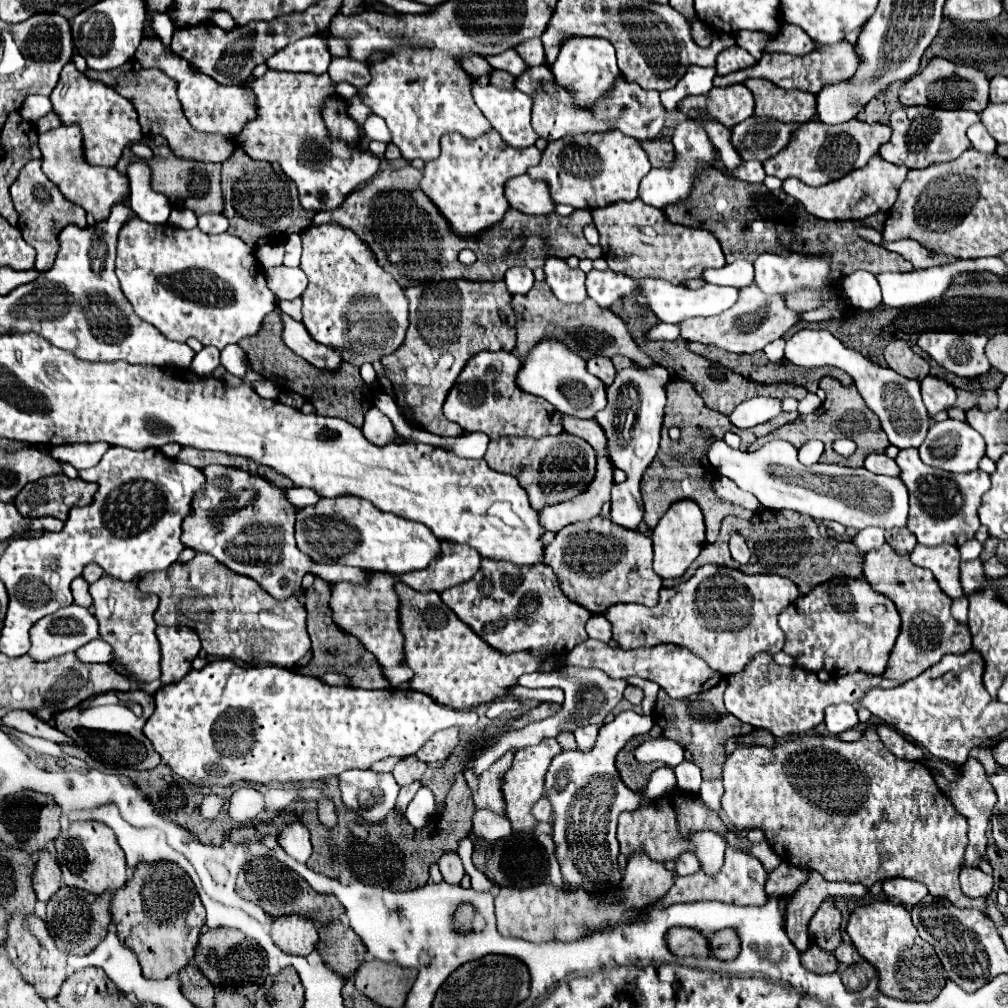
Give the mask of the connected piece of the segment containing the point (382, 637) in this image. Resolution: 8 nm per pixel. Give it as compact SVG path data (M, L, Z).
M372 572L366 580L366 584L352 584L352 582L334 582L332 584L332 620L336 620L336 626L358 638L358 642L376 656L386 680L392 688L398 688L400 684L406 684L412 680L412 670L404 662L404 634L400 630L398 620L398 594L394 590L396 576L388 572Z

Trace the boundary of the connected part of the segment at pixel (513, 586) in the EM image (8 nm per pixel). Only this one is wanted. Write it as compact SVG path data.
M482 558L482 566L474 578L444 590L440 596L462 622L504 654L532 648L536 654L554 652L566 656L576 644L588 638L584 624L590 612L560 592L556 574L546 564L518 566Z

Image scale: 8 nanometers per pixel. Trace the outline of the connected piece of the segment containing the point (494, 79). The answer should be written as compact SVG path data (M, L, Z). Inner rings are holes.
M492 70L490 84L498 86L498 88L514 88L512 80L514 80L514 76L512 76L512 74L508 74L508 72L504 72L504 70Z

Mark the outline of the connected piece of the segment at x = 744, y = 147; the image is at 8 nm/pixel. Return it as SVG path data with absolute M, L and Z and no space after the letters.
M750 116L732 128L732 146L742 160L764 162L788 146L796 128L770 116Z

